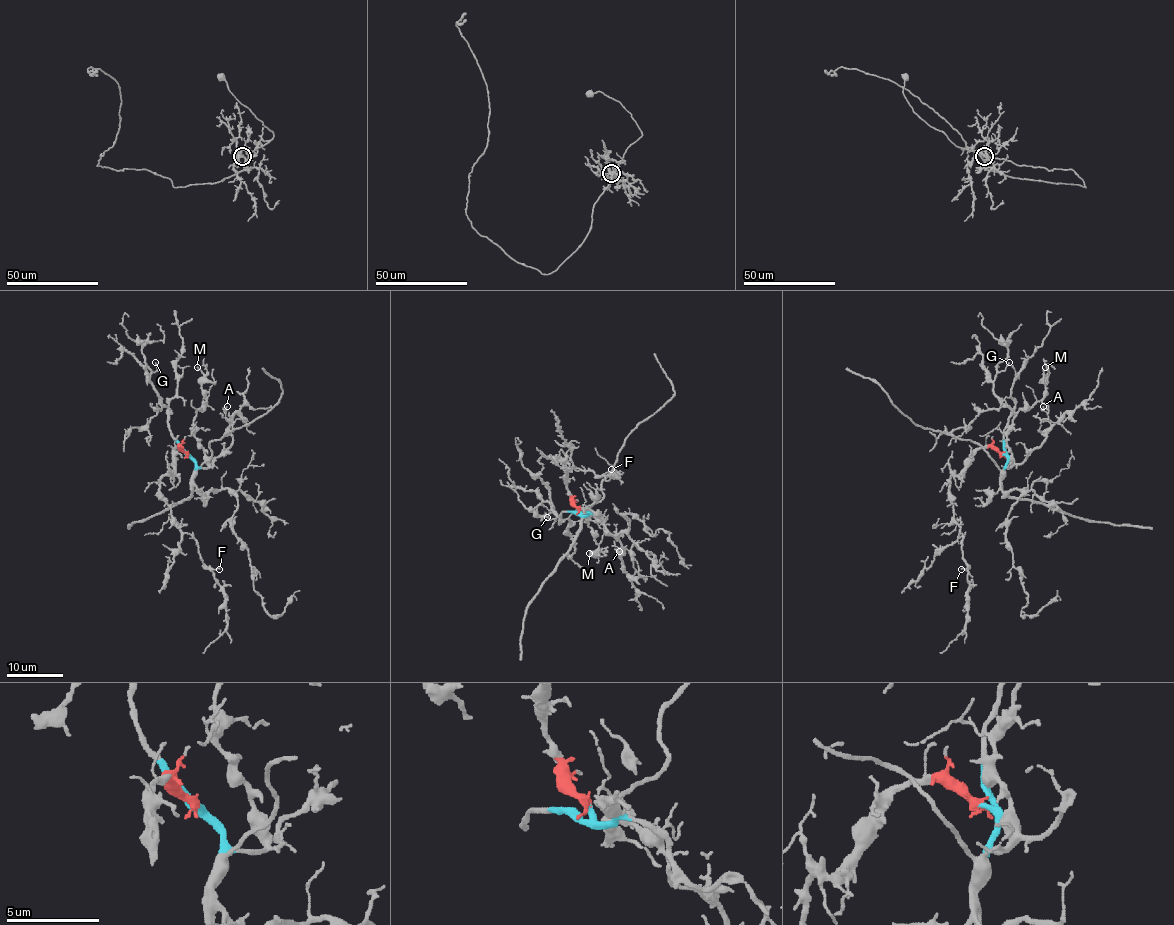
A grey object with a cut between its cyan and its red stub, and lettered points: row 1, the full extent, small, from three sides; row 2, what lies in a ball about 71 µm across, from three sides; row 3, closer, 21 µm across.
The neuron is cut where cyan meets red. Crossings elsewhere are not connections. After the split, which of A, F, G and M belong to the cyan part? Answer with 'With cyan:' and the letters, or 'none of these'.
With cyan: A, G, M

